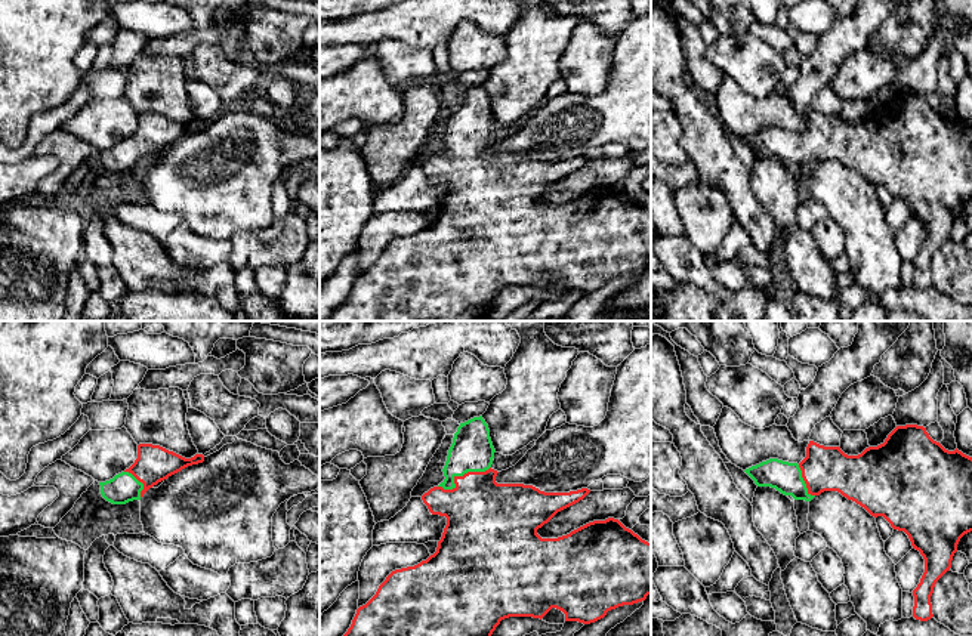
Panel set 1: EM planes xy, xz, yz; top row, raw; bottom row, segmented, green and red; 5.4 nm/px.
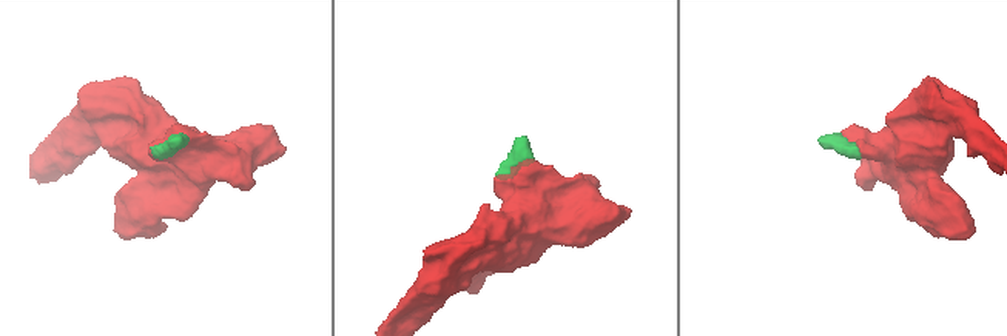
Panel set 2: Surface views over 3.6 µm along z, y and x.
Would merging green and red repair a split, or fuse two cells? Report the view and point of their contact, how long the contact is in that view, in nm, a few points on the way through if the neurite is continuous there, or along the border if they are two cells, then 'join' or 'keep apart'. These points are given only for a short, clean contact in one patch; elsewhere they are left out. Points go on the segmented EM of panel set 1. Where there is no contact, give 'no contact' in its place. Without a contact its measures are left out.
contact xz (460, 475); length 300 nm; join

